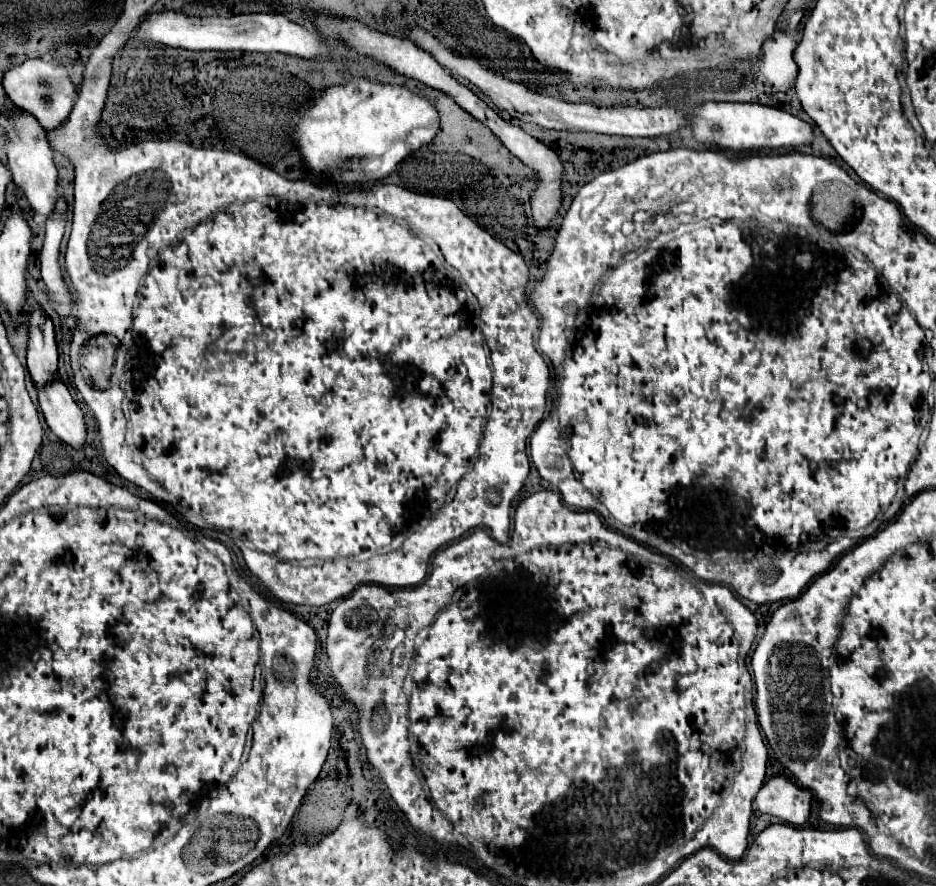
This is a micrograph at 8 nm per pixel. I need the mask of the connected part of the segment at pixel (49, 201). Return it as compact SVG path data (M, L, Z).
M15 111L13 113L15 119L15 129L11 133L13 139L9 139L7 143L7 155L9 155L9 169L13 173L13 181L15 185L25 193L25 197L29 199L33 211L37 215L49 217L55 209L59 195L59 177L57 177L57 167L53 163L53 149L47 143L45 131L39 125L39 121L27 113L27 111Z

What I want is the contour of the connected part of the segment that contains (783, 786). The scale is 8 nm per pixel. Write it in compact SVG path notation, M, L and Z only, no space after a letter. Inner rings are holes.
M773 777L757 793L755 805L761 813L803 825L811 811L811 793L787 777Z

